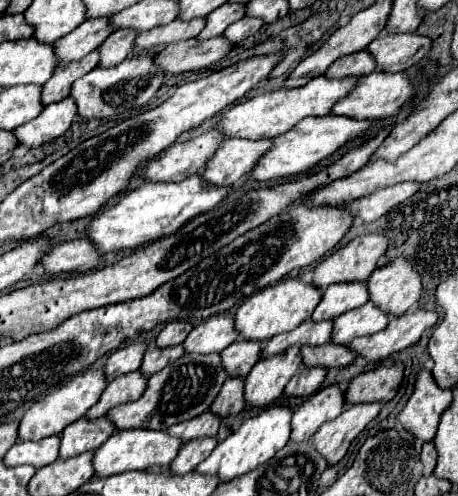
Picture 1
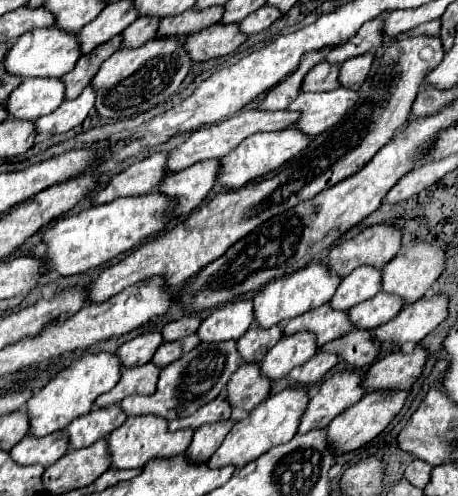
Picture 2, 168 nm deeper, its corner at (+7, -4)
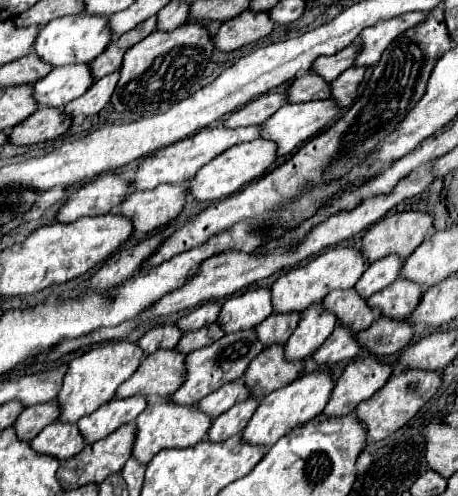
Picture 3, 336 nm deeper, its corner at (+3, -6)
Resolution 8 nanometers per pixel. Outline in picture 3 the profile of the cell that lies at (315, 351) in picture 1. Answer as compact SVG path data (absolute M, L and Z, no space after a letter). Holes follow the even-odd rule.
M383 315L369 329L359 331L357 339L361 347L367 349L371 355L387 357L407 347L409 341L413 339L413 333L415 333L413 325L405 323L405 319L399 321L399 319L389 319Z

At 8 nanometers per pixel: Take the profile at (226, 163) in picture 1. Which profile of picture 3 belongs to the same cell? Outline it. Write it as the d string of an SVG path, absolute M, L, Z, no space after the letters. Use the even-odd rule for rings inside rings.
M159 185L151 191L135 191L127 195L119 203L117 213L131 219L133 233L151 233L175 221L183 211L185 199L187 191L183 185Z

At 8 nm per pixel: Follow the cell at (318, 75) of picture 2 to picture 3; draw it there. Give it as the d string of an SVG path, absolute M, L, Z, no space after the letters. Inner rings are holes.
M305 73L293 79L293 83L287 89L287 103L305 103L327 97L329 97L329 83L315 73Z

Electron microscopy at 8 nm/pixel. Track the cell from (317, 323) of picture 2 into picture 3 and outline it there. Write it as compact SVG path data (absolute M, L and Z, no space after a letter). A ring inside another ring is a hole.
M355 289L349 291L331 291L323 299L325 307L333 311L339 319L339 323L349 325L353 331L367 329L377 317L381 317L381 311L373 311L373 307L367 305L367 299L357 295Z

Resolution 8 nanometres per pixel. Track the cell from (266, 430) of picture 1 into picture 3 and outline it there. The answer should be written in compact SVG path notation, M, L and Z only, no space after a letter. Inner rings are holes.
M313 371L313 373L305 373L301 377L297 377L293 383L269 393L261 405L257 407L255 415L251 417L249 425L243 431L243 439L251 445L261 445L263 449L269 449L271 445L275 445L283 435L287 435L293 427L307 423L309 419L317 417L319 413L323 413L325 405L331 399L331 391L335 387L335 379L329 371Z

